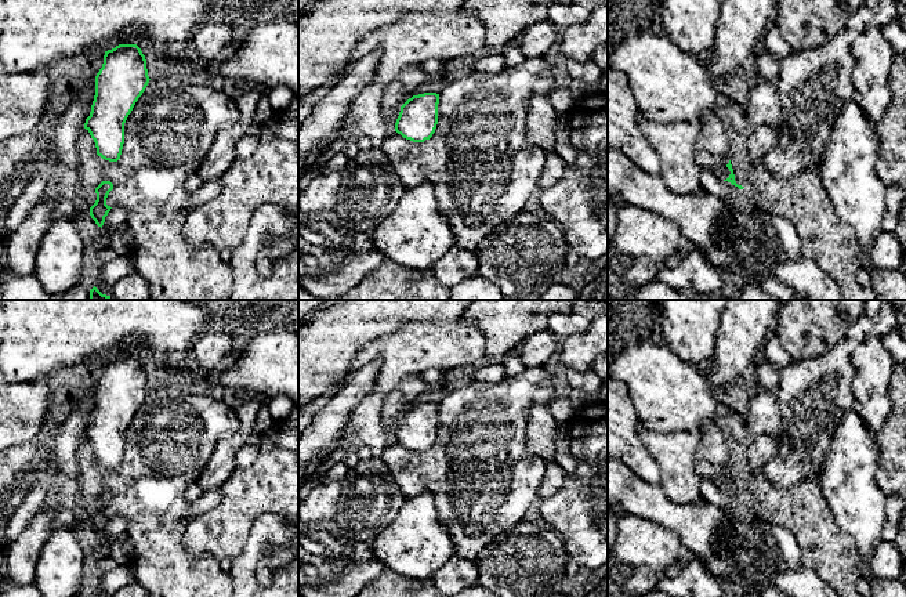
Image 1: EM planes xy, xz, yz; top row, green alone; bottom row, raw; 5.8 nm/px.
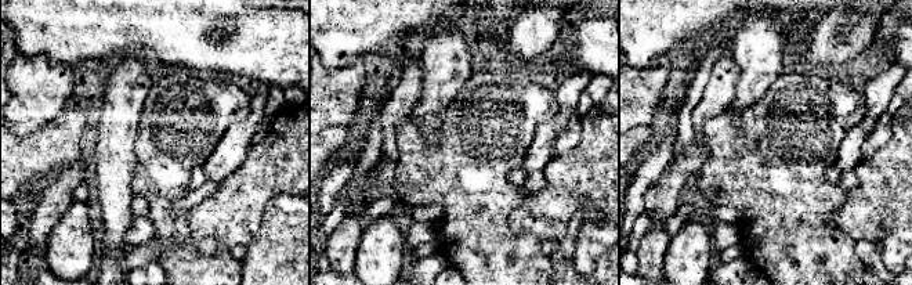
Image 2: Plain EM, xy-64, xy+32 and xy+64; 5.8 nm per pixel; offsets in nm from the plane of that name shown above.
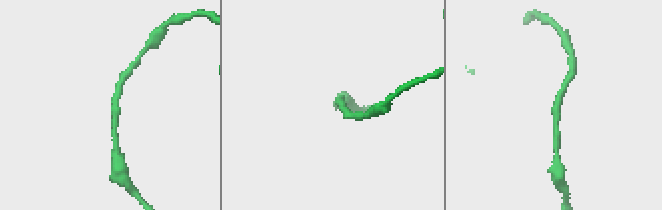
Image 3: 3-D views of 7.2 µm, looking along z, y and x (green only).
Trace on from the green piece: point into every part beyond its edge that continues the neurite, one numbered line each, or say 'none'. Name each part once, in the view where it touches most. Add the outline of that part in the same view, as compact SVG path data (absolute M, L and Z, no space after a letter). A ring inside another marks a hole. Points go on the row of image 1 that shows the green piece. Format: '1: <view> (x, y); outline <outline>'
none

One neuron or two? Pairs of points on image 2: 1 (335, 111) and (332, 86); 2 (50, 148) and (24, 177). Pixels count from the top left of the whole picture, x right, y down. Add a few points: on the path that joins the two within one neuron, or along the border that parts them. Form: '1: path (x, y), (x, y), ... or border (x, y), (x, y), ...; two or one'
1: path (335, 105), (332, 103), (332, 92); one
2: path (43, 155), (28, 170); one

